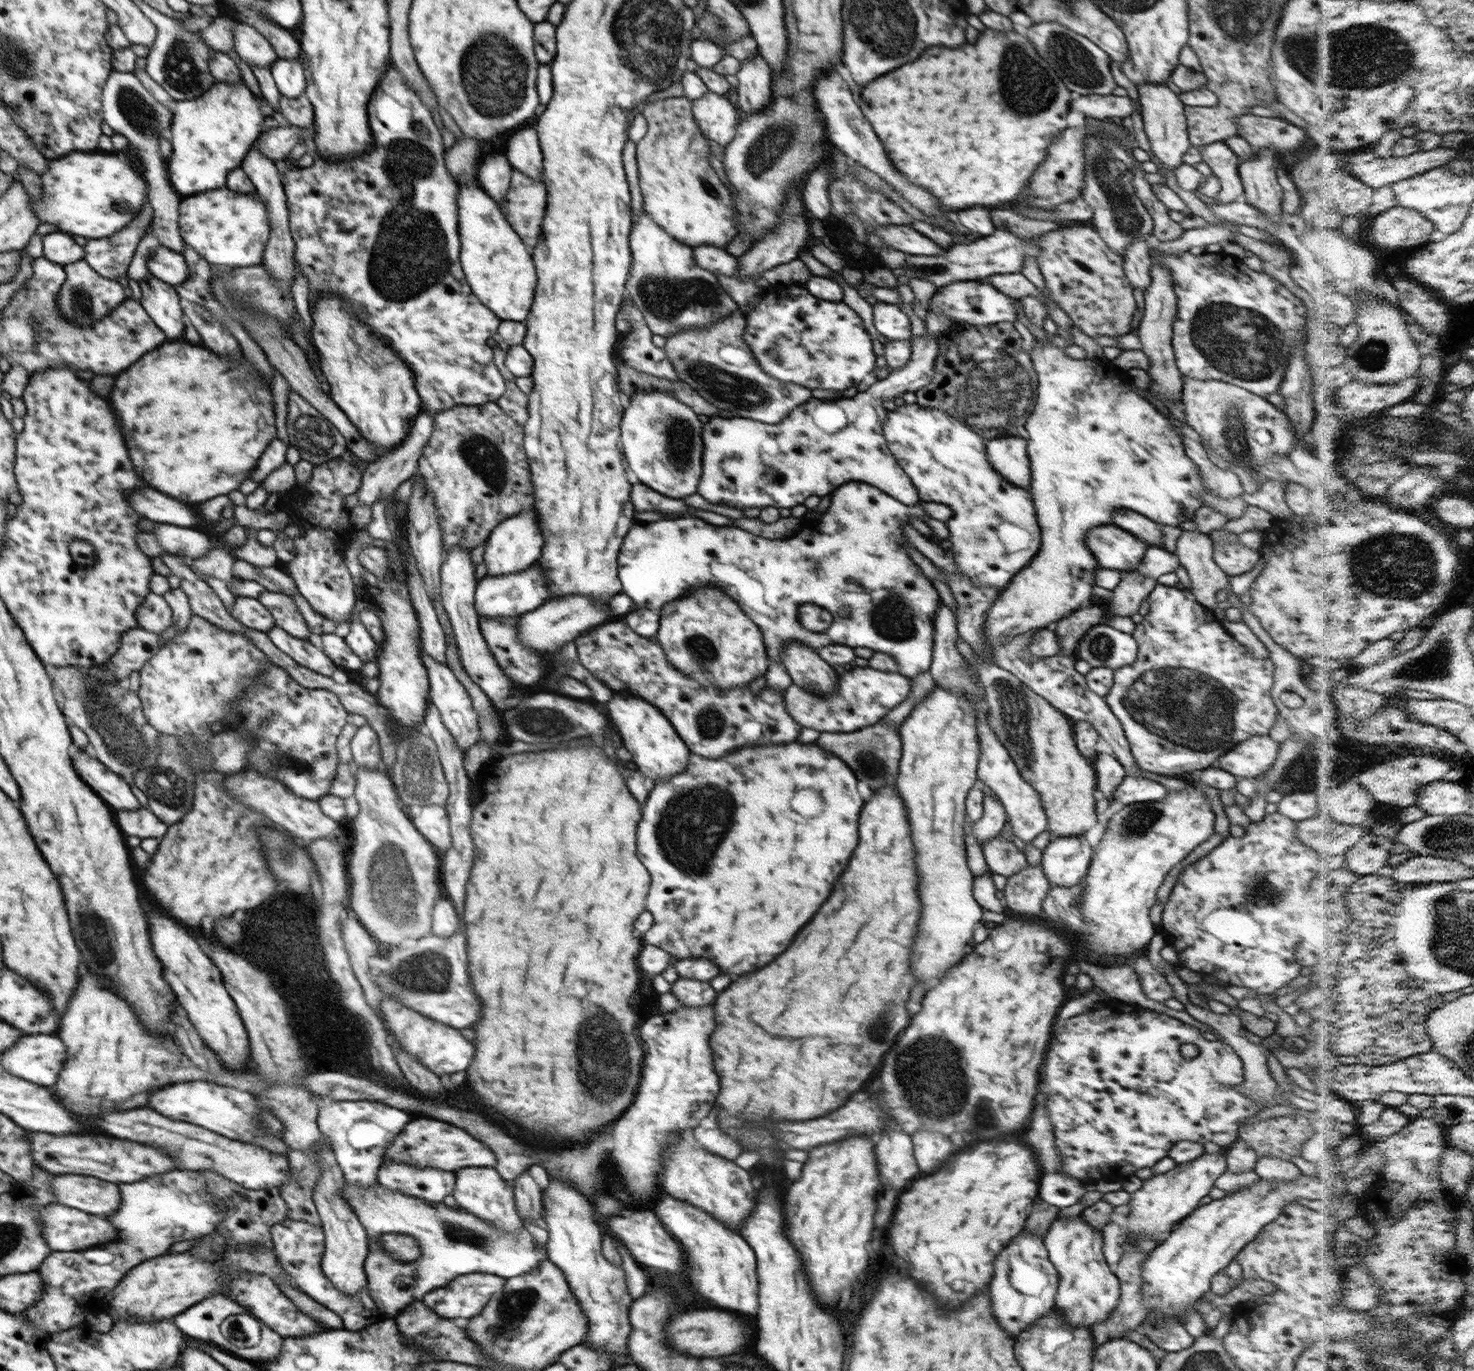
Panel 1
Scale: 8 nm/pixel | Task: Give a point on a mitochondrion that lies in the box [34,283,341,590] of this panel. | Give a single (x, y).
(314, 437)

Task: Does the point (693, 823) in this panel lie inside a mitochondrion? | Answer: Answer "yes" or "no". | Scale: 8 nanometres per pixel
yes

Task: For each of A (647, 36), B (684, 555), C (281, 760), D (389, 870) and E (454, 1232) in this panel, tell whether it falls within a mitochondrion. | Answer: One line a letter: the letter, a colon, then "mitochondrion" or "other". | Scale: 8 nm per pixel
A: mitochondrion
B: other
C: mitochondrion
D: mitochondrion
E: mitochondrion

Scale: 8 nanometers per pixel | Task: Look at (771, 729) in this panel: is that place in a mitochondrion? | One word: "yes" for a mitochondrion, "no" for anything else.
no

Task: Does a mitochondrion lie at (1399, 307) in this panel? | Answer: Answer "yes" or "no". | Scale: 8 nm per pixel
no

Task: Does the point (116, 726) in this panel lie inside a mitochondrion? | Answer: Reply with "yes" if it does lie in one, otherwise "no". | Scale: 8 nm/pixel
yes

